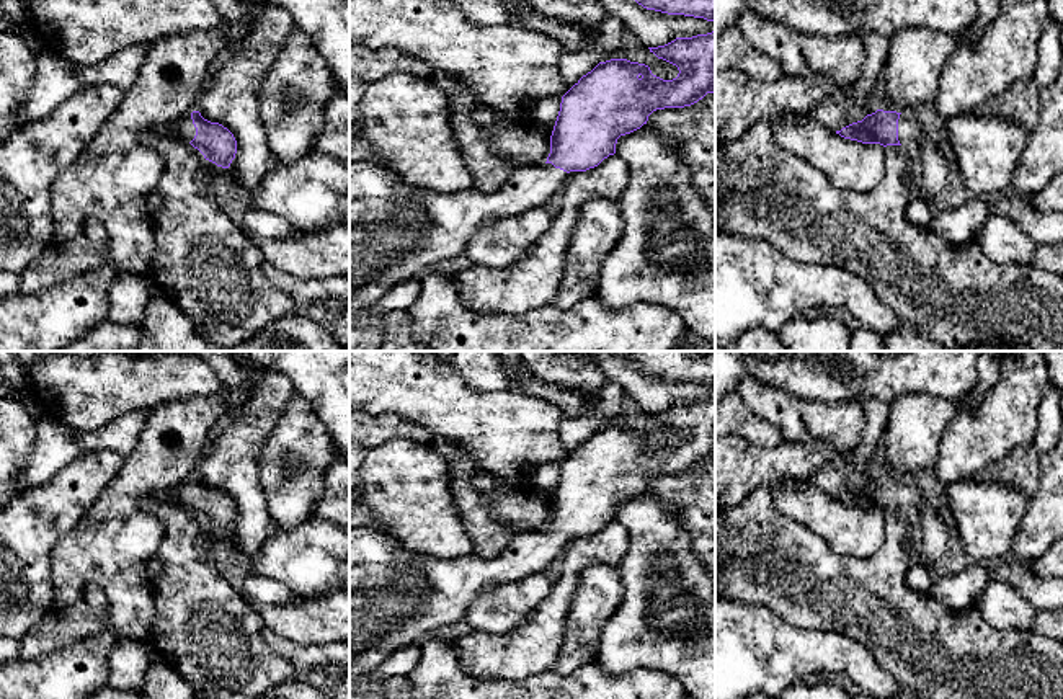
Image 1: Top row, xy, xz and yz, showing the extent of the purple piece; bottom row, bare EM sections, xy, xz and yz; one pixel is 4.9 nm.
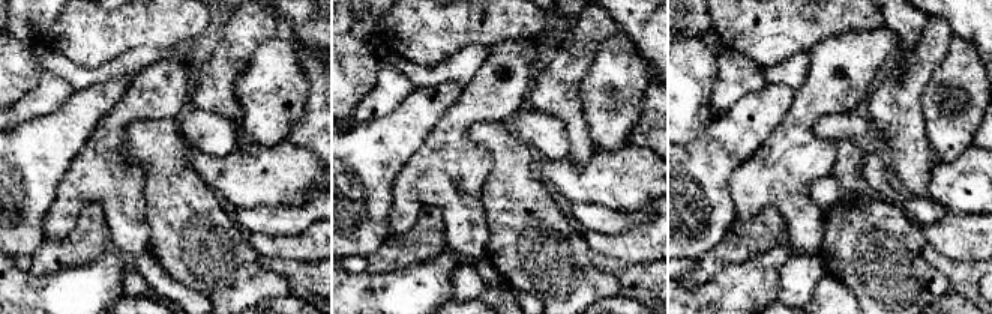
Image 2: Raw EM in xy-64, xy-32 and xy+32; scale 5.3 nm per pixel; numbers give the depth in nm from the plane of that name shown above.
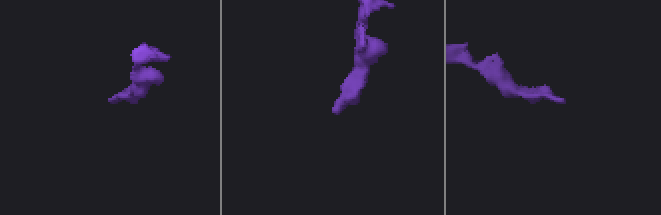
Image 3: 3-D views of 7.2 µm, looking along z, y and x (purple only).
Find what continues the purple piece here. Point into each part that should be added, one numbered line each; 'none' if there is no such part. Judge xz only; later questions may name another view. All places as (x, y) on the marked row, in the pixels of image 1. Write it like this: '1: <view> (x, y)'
1: xz (397, 231)

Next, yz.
1: yz (933, 173)

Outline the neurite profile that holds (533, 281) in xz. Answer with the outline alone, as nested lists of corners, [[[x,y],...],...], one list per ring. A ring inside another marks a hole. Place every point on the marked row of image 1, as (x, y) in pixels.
[[[616,154],[586,171],[570,171],[560,189],[560,212],[521,260],[503,269],[472,265],[454,273],[462,302],[480,315],[524,314],[552,304],[580,209],[593,198],[619,201],[627,183],[629,167]]]

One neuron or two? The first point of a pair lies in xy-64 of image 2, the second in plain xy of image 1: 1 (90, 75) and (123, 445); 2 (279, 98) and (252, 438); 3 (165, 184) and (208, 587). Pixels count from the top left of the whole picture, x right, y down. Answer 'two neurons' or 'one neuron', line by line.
1: one neuron
2: two neurons
3: one neuron

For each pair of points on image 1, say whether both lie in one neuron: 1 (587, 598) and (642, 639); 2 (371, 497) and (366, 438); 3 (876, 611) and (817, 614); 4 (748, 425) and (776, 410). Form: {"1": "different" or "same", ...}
{"1": "different", "2": "different", "3": "same", "4": "different"}

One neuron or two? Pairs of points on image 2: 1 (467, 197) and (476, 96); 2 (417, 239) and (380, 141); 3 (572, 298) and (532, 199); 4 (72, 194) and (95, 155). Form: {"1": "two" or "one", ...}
{"1": "one", "2": "two", "3": "one", "4": "one"}

